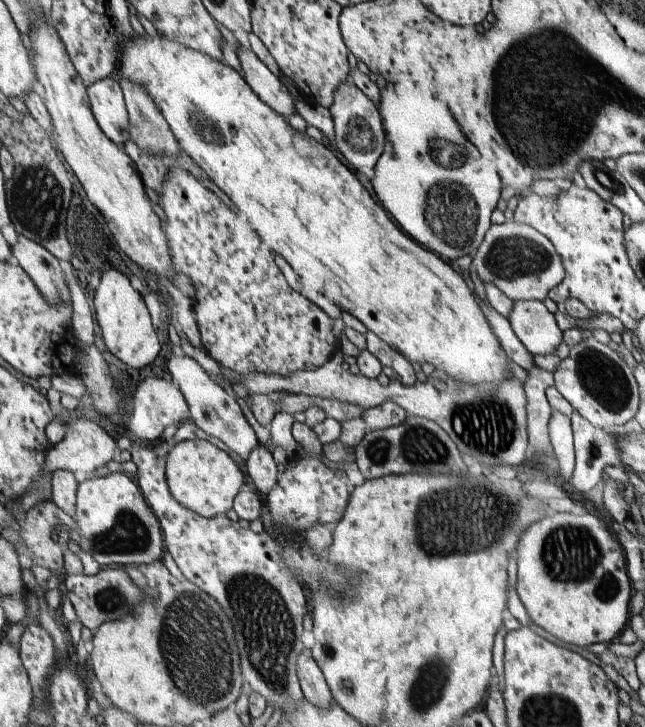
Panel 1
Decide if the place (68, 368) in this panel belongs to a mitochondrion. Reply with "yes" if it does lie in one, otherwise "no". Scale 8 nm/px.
no

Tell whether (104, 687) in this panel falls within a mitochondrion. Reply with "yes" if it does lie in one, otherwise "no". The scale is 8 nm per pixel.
no

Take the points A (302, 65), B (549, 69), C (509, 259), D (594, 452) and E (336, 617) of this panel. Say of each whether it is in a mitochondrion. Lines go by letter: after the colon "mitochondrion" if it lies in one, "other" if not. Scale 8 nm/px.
A: other
B: mitochondrion
C: mitochondrion
D: other
E: other

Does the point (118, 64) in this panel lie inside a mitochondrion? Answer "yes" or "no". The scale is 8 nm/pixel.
no

